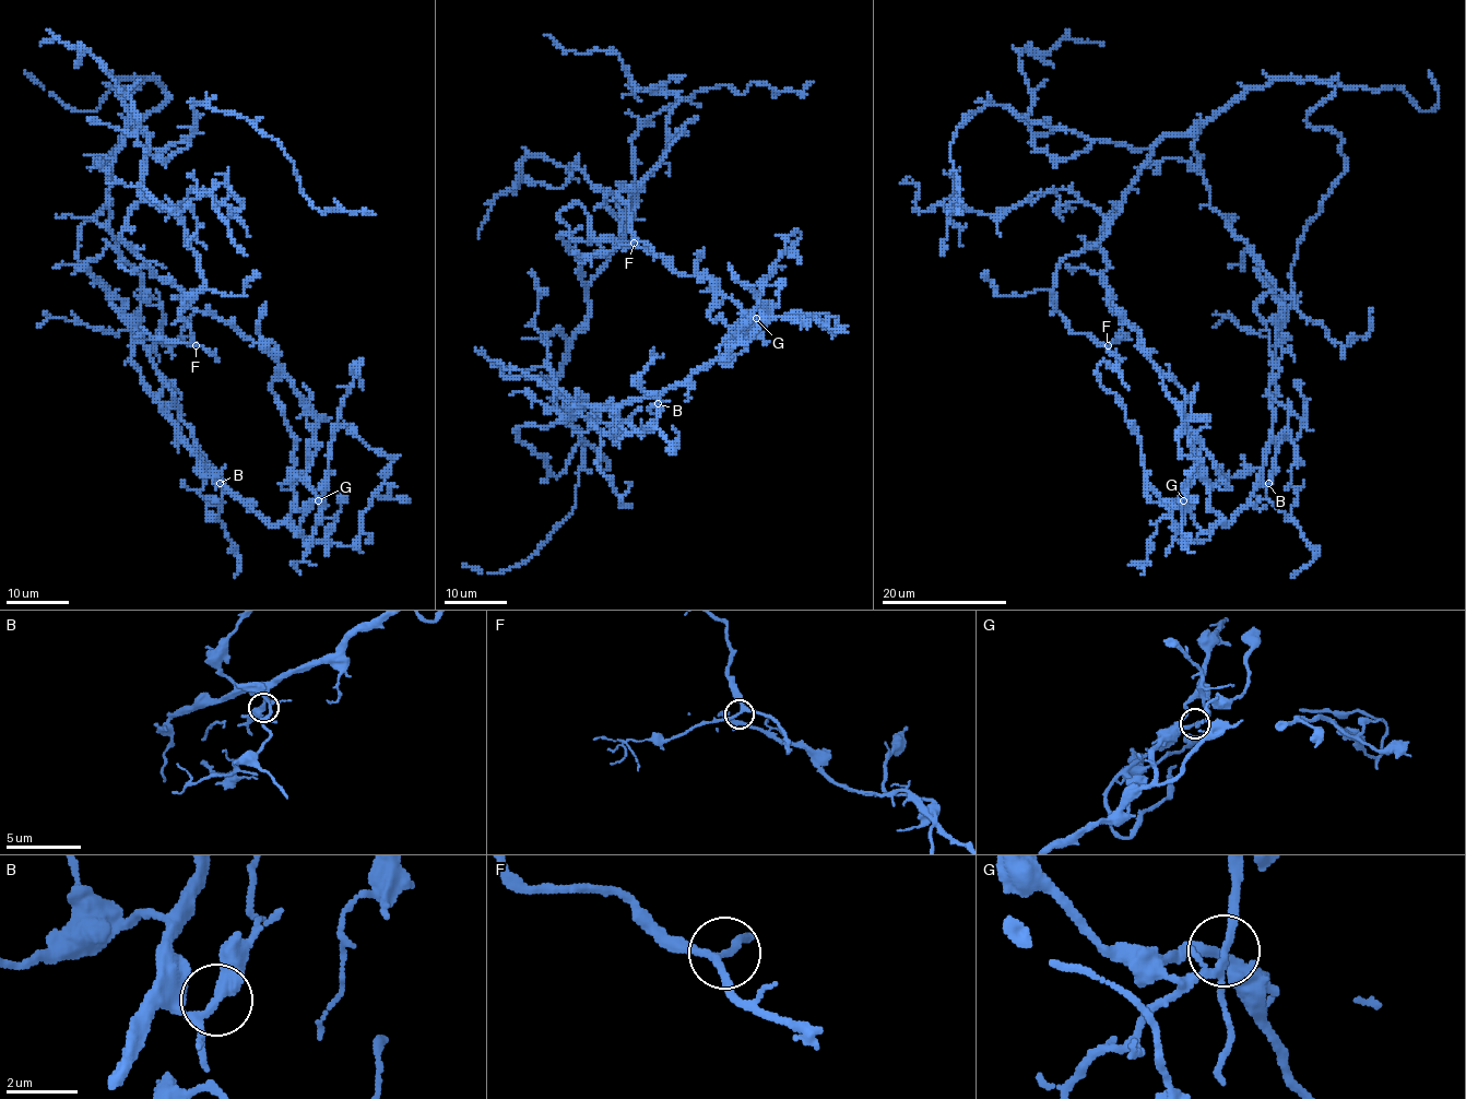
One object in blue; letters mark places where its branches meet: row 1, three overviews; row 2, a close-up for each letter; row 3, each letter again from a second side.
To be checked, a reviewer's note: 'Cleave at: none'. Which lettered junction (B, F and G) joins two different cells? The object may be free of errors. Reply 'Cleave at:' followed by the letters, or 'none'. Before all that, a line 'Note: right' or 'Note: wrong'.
Note: right
Cleave at: none

